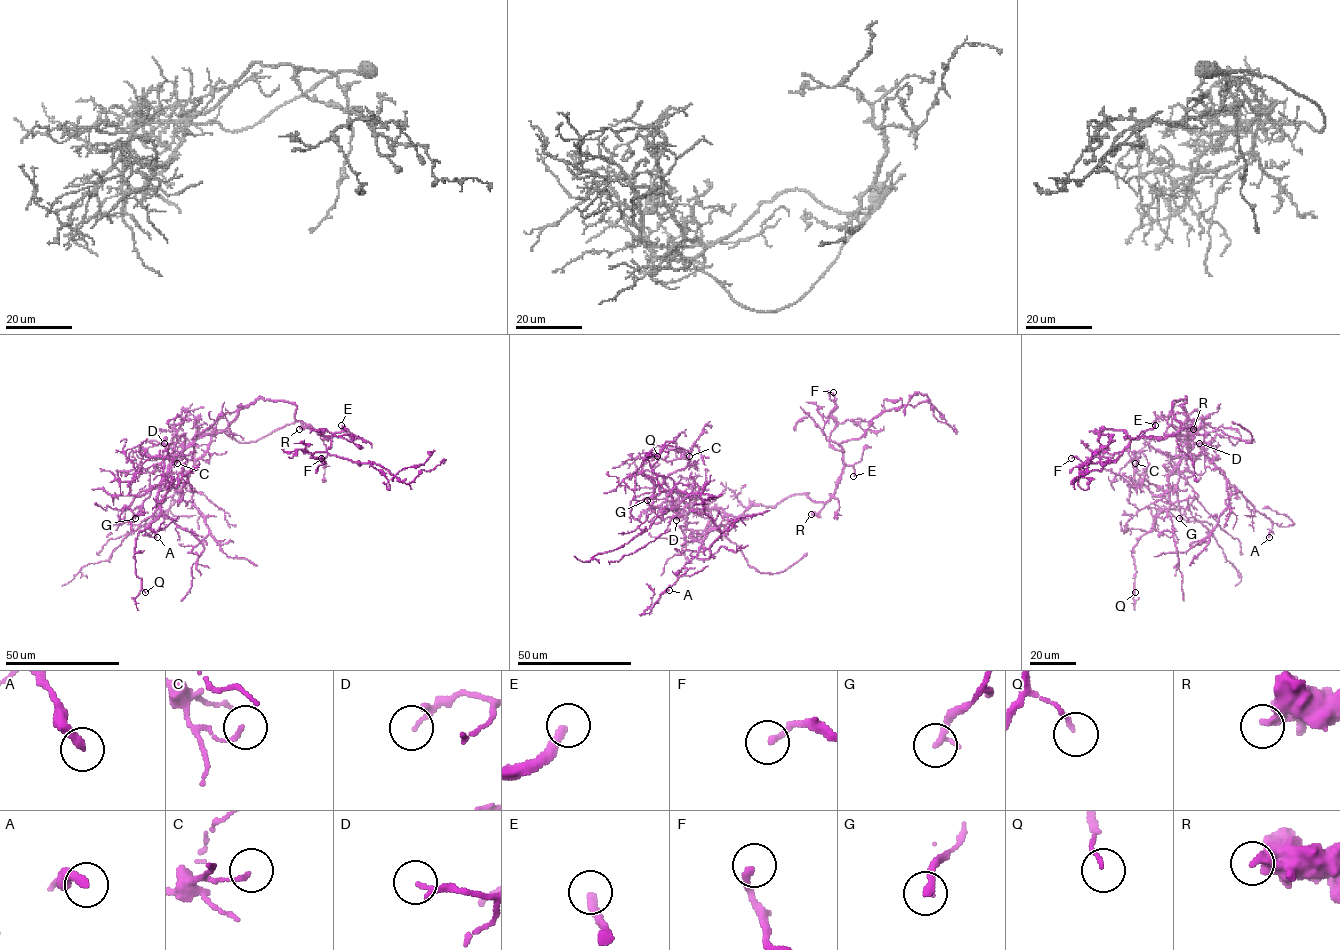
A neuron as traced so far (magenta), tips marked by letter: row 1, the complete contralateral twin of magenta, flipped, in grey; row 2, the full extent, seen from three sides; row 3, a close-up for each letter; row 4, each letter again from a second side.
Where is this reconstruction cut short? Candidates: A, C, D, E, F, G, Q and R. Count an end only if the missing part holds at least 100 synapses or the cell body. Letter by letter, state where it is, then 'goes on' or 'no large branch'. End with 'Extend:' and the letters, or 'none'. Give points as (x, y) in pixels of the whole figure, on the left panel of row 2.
A: at (157, 537); no large branch
C: at (177, 463); no large branch
D: at (164, 443); no large branch
E: at (341, 425); goes on
F: at (321, 458); no large branch
G: at (135, 518); no large branch
Q: at (145, 592); no large branch
R: at (299, 429); no large branch
Extend: E

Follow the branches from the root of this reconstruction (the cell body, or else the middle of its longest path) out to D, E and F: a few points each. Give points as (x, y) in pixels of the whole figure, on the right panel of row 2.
D: (1186, 401), (1184, 414), (1196, 430), (1188, 434), (1189, 451), (1199, 443)
E: (1186, 401), (1175, 400), (1171, 406), (1179, 431), (1165, 438), (1143, 434), (1155, 425)
F: (1186, 401), (1173, 402), (1181, 429), (1173, 435), (1134, 438), (1112, 457), (1084, 462), (1071, 458)

